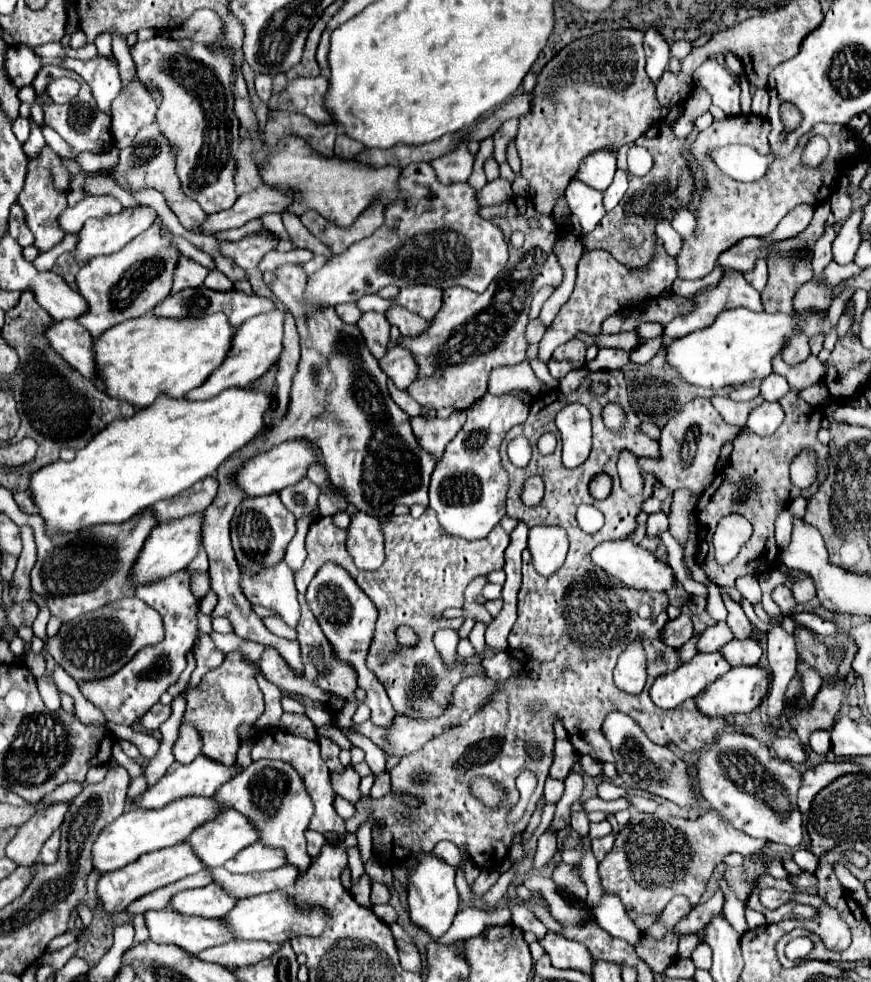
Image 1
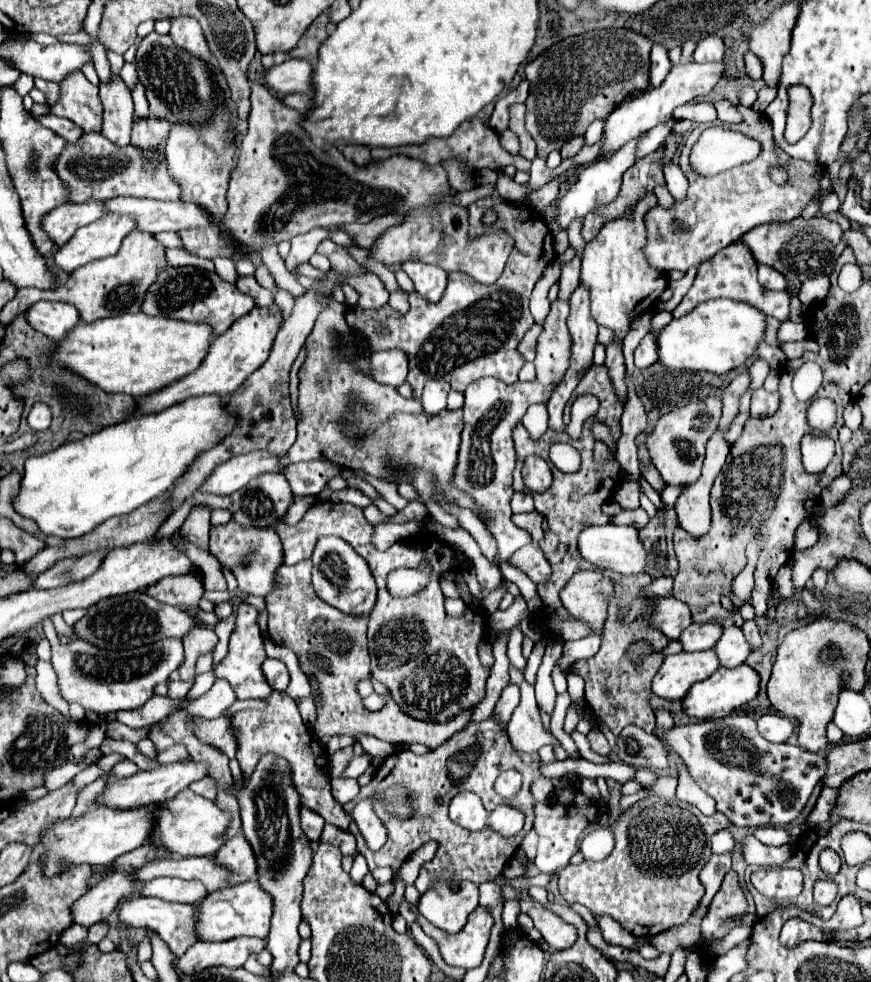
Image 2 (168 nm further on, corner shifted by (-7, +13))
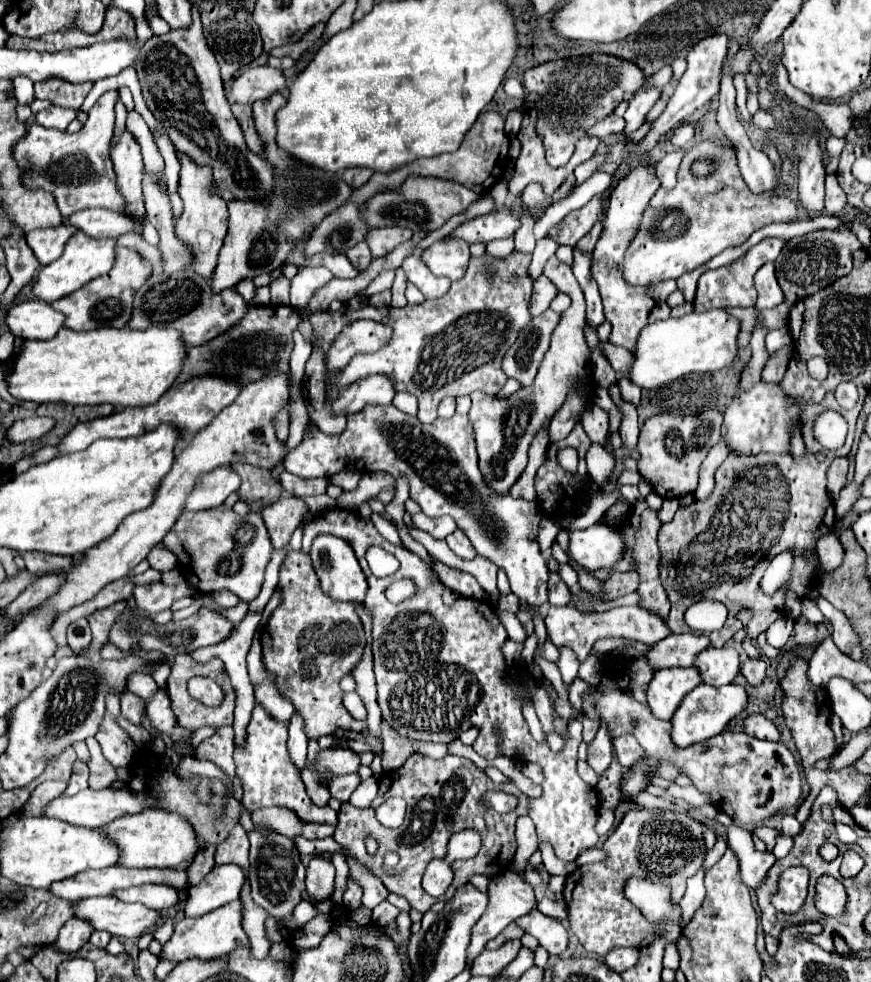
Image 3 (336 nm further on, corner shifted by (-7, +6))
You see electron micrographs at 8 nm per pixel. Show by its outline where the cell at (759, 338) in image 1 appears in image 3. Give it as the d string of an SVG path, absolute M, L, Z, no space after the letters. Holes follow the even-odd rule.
M708 310L702 314L692 312L682 318L652 322L638 334L628 380L644 390L652 390L692 372L714 372L726 368L738 354L738 326L738 320L726 314L726 310Z

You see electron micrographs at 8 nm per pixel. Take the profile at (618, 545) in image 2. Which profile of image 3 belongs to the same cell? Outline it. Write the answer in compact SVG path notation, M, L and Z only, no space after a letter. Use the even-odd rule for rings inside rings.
M592 524L586 530L570 532L568 556L588 570L610 568L622 558L624 544L620 534L608 524Z

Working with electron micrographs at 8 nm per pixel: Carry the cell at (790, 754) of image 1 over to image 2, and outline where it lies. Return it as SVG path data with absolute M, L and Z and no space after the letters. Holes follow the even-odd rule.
M768 713L768 715L762 715L758 719L758 727L760 727L760 733L768 739L768 741L774 741L774 743L784 743L790 739L790 735L794 733L794 723L780 715L780 713Z

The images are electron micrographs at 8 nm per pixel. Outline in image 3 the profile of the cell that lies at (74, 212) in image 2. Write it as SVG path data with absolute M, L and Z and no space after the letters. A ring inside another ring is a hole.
M64 224L60 228L56 226L56 228L48 228L48 230L30 230L26 234L26 244L34 252L40 266L46 266L46 264L54 262L56 258L60 258L62 250L64 250L64 242L68 242L68 238L72 234L74 234L74 230L68 230L68 226L64 226Z

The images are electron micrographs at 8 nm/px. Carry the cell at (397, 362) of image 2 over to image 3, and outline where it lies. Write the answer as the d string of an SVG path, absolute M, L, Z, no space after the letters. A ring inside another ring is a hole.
M374 374L372 378L362 378L360 382L354 382L348 390L344 390L344 394L340 394L332 402L332 414L350 416L372 404L384 406L392 402L394 394L396 392L392 390L392 382Z

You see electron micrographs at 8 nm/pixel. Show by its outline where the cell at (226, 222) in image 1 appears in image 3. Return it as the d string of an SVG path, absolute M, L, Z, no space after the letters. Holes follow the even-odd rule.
M100 208L78 210L70 218L66 218L64 224L74 226L90 238L118 238L126 232L136 230L136 222L132 222L132 218L124 218L124 214L120 212Z

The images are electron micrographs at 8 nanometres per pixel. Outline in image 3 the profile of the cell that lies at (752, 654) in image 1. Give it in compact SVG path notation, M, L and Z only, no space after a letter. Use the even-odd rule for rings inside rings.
M710 646L696 656L694 666L700 672L704 684L718 688L730 684L734 676L740 672L740 658L732 646L724 646L724 648Z

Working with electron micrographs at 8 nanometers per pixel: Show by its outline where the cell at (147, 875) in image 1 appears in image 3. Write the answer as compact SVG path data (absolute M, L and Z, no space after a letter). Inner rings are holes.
M70 918L62 928L60 928L60 934L58 938L54 940L54 948L58 952L64 952L64 954L70 954L70 952L78 952L90 938L92 934L92 928L88 928L86 922L80 922L78 918Z

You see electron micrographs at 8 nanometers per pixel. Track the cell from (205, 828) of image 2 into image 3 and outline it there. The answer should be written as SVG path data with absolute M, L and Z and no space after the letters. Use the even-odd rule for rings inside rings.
M148 808L138 814L124 814L98 830L118 846L120 858L116 864L126 868L174 868L180 862L194 858L198 850L192 824L178 814L158 808Z

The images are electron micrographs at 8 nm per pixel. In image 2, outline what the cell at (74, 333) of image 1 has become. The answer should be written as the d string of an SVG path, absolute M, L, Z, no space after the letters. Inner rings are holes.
M38 301L26 311L26 319L36 331L54 341L64 341L80 323L80 313L64 301Z

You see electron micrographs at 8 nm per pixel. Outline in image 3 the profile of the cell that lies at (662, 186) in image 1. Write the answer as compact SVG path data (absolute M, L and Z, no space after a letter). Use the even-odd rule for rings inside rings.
M596 196L592 198L584 208L572 210L562 222L558 222L556 226L552 226L548 230L548 238L552 238L558 246L574 246L582 236L586 236L592 228L592 224L598 220L602 212L602 198Z

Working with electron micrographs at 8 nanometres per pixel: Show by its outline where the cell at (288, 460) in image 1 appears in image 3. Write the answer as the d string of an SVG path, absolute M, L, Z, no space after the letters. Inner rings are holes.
M216 468L198 478L196 486L184 502L184 510L208 510L220 506L232 492L240 488L240 476L230 468Z

